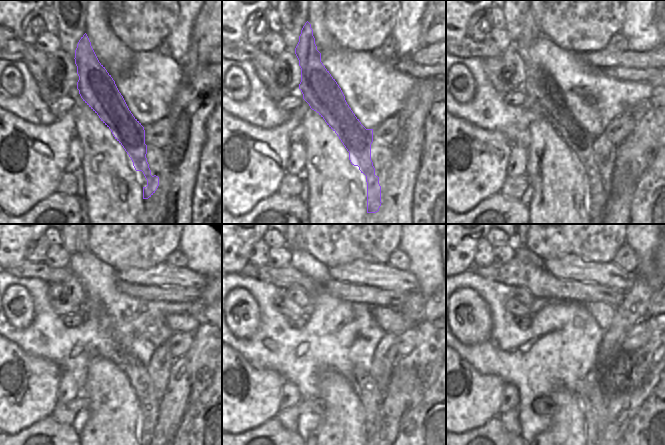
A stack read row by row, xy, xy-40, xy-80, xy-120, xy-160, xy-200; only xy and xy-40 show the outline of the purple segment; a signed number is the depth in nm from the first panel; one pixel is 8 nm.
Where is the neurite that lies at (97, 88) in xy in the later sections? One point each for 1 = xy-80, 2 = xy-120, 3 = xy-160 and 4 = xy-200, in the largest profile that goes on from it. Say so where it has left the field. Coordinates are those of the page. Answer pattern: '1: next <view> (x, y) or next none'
1: next xy-80 (539, 84)
2: next xy-120 (137, 373)
3: next xy-160 (368, 390)
4: next xy-200 (593, 394)

